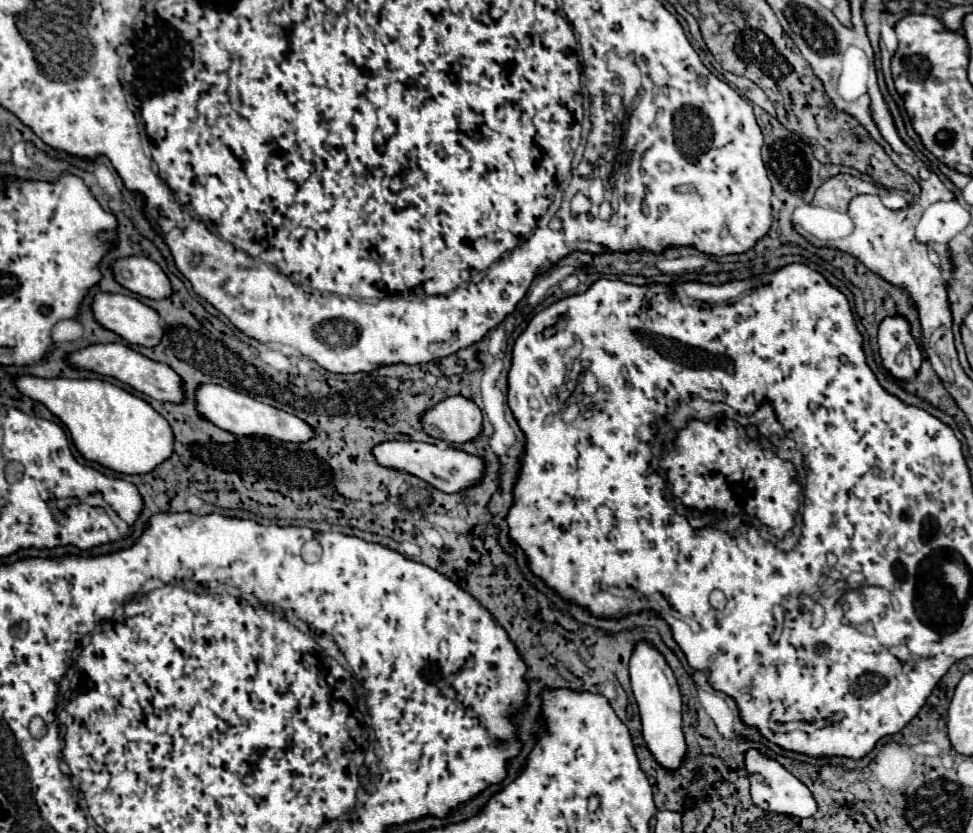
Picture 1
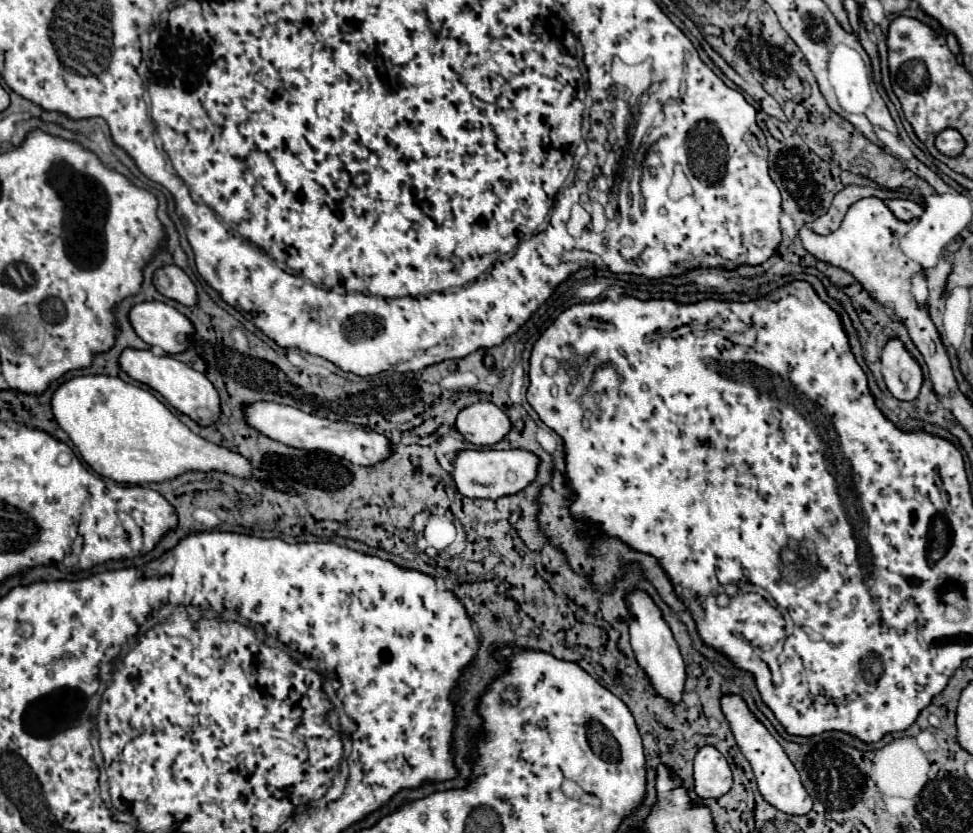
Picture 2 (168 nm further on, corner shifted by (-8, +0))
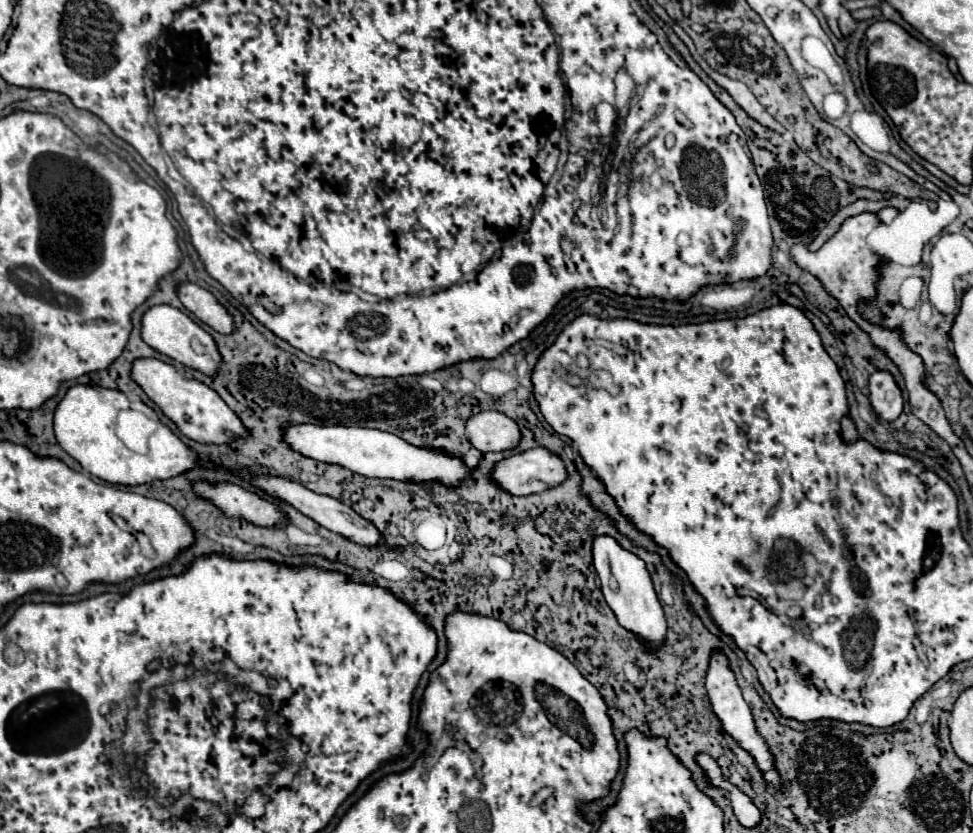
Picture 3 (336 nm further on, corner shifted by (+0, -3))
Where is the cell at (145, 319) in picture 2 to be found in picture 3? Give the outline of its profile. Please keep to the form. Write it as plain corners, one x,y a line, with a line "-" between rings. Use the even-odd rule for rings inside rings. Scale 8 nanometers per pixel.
161,304
149,308
143,318
141,318
141,338
145,344
149,344
153,350
189,366
205,374
215,374
219,368
219,352
215,350
215,340
201,328
197,326
185,312

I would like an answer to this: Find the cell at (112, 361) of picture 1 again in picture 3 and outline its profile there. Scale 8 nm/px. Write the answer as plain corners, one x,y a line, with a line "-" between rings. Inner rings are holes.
137,358
131,366
131,380
143,388
143,392
165,412
167,418
177,424
187,438
203,444
223,444
243,436
243,424
235,418
219,394
195,378
181,376
171,364
155,358

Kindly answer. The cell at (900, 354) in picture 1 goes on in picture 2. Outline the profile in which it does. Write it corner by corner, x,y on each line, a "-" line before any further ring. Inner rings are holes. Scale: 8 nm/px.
891,339
881,353
881,373
889,393
899,401
913,401
919,395
923,373
899,339

